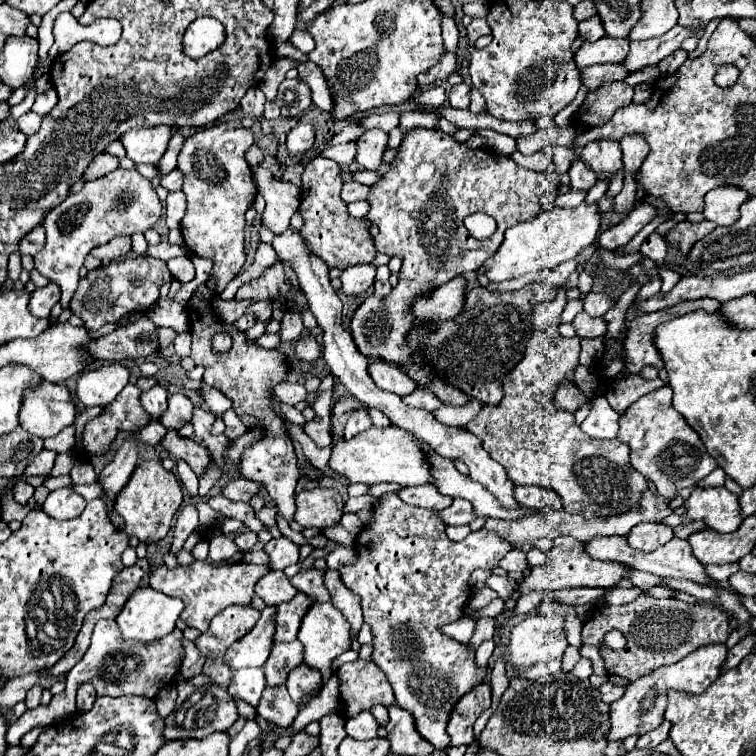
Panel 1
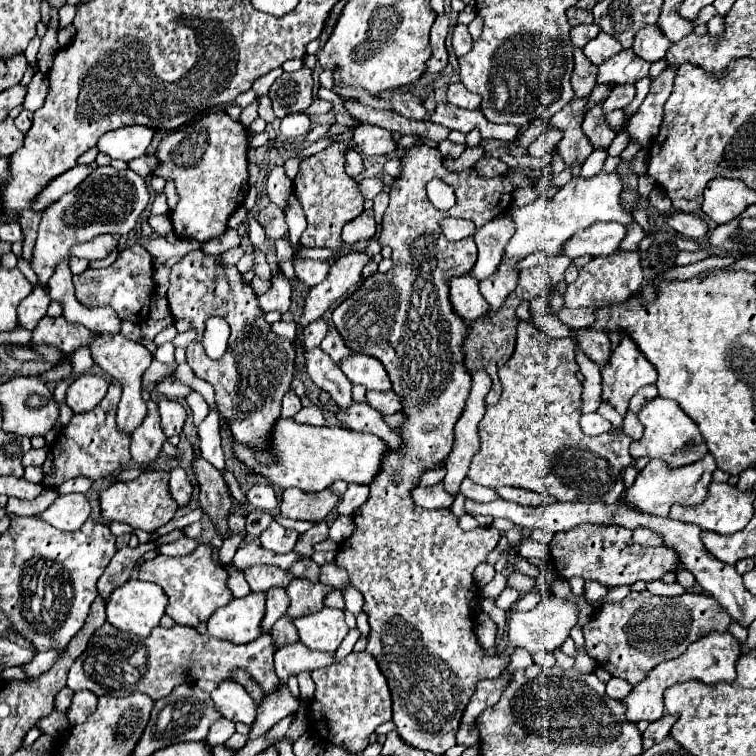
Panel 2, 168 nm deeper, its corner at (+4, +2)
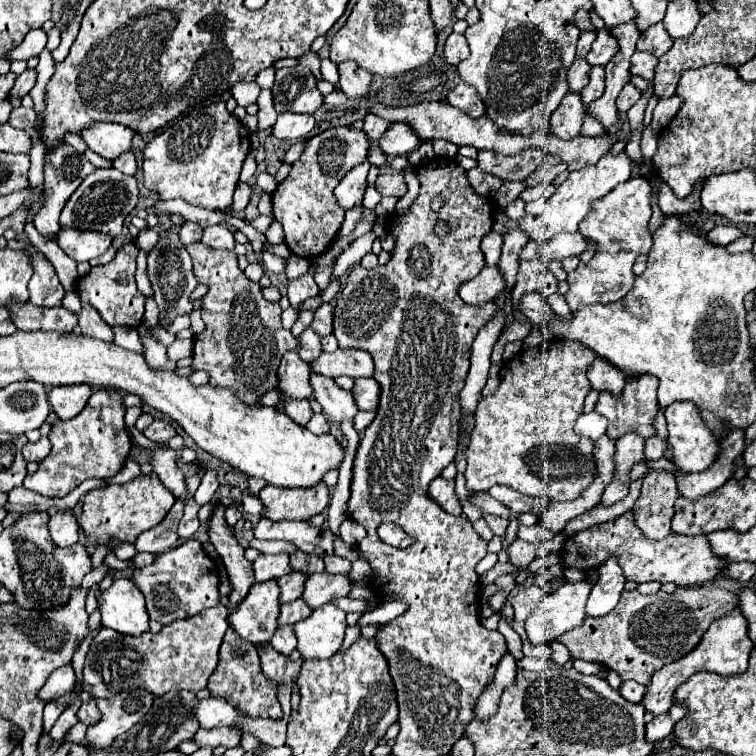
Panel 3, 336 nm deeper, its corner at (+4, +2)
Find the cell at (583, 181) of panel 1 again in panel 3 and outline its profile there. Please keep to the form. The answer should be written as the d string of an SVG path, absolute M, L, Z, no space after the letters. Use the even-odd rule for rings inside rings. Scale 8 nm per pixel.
M568 92L566 98L562 100L562 106L558 106L558 110L554 110L552 114L552 134L562 140L580 136L584 116L586 116L586 108L580 94Z

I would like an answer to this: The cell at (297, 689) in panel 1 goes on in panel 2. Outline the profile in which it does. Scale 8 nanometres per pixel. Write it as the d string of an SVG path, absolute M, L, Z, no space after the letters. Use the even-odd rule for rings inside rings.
M294 642L290 646L280 646L274 656L276 674L280 680L288 680L290 674L298 674L300 670L316 670L326 668L334 662L334 654L324 652L312 652L302 642Z

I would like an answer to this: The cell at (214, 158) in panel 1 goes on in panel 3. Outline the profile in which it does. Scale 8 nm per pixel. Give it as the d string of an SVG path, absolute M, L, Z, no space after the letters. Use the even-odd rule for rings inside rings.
M224 102L208 104L180 116L144 148L144 186L164 200L182 198L192 206L226 210L240 180L240 170L250 152L250 130L226 110ZM208 118L214 118L208 130ZM210 134L210 142L208 142Z

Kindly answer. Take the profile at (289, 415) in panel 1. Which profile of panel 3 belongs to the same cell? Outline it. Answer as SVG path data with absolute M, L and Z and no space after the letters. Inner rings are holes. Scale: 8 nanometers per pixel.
M314 414L312 418L310 418L310 422L306 424L306 428L310 430L310 432L314 432L314 434L326 434L328 432L328 420L324 418L324 414Z

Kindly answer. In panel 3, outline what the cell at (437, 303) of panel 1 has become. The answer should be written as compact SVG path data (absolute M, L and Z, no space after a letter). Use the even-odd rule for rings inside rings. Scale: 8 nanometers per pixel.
M484 266L482 272L474 280L464 282L460 286L458 294L466 304L482 306L490 302L498 294L498 290L502 290L502 276L498 274L498 268Z

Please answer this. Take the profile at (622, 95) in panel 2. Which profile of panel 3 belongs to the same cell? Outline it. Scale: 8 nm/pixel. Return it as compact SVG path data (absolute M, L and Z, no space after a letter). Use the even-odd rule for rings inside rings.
M628 82L628 84L622 88L622 92L620 92L618 100L616 100L616 108L618 108L618 112L628 112L630 106L632 106L640 96L642 96L642 92L640 92L634 84Z

